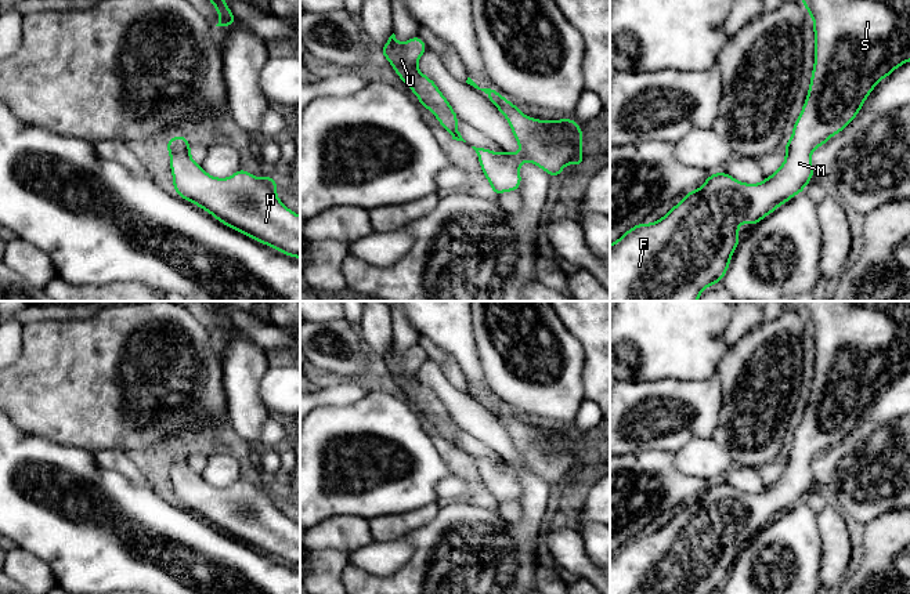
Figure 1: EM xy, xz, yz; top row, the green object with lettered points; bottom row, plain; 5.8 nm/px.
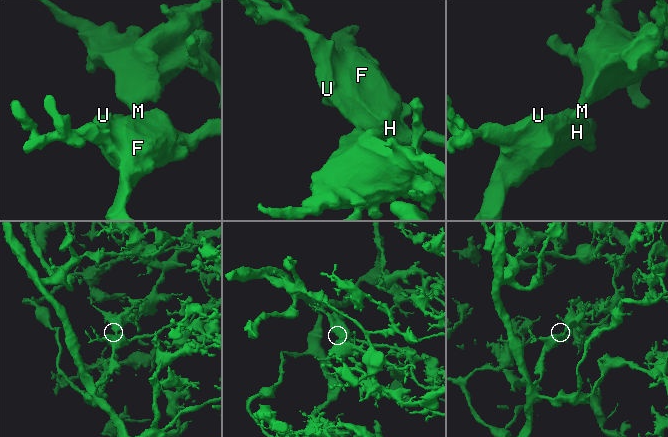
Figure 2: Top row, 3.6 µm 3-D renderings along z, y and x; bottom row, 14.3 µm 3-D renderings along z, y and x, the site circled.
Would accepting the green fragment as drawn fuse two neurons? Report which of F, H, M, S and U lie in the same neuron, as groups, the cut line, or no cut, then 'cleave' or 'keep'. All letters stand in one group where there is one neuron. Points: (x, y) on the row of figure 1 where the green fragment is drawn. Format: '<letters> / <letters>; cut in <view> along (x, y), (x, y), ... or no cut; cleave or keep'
F H M S U; no cut; keep

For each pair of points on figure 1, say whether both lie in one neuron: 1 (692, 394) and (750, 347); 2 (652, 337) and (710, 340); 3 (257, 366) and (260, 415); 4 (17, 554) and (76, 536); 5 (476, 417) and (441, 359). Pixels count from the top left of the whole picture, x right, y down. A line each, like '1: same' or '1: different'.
1: different
2: same
3: same
4: different
5: different

